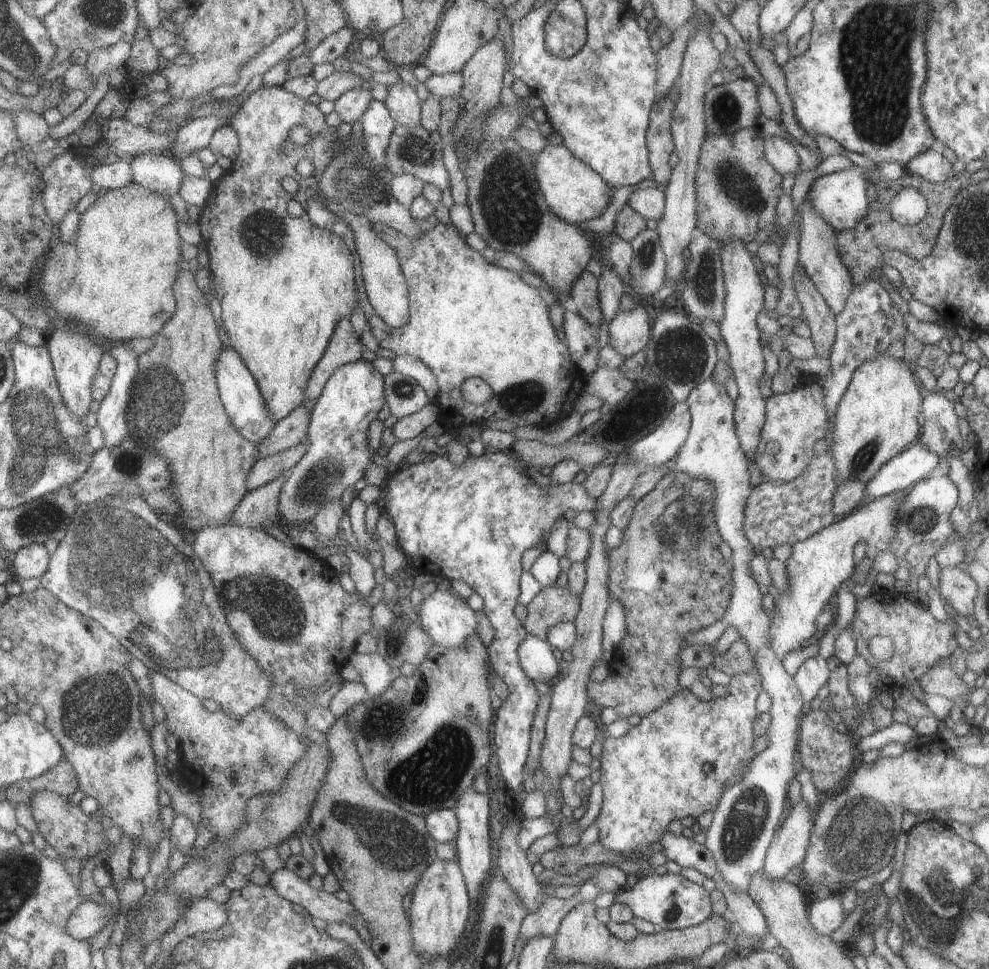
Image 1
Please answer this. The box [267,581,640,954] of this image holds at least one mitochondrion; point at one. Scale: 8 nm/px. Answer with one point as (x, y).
(448, 755)

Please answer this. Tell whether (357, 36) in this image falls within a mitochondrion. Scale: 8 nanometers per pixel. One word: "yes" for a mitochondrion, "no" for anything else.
no

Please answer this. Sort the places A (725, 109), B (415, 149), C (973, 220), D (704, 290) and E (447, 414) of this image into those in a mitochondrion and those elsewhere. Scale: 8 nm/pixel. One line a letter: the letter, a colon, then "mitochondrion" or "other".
A: mitochondrion
B: mitochondrion
C: mitochondrion
D: mitochondrion
E: other

